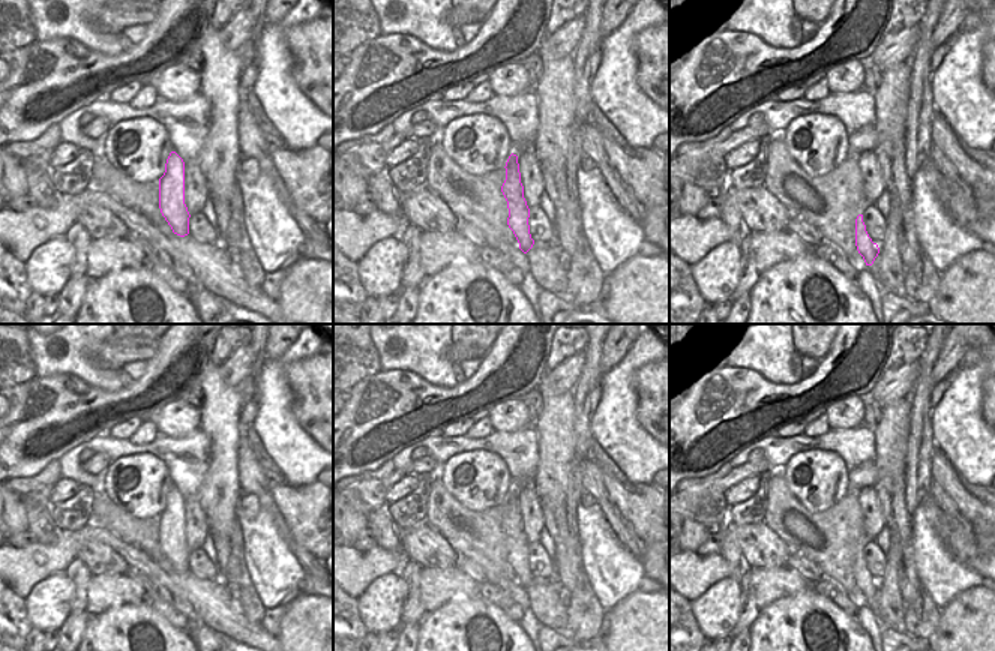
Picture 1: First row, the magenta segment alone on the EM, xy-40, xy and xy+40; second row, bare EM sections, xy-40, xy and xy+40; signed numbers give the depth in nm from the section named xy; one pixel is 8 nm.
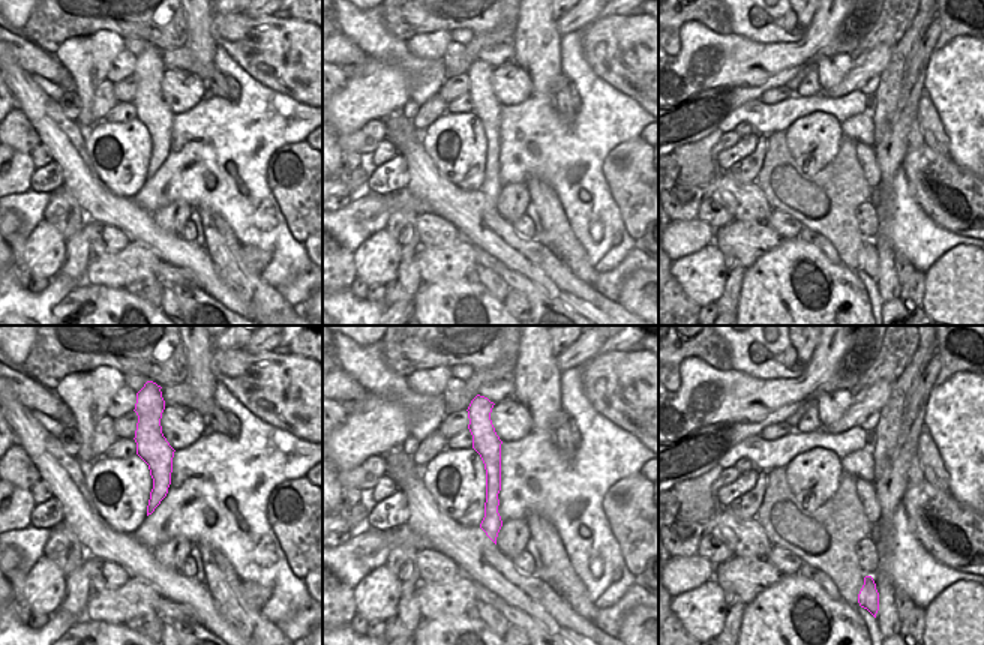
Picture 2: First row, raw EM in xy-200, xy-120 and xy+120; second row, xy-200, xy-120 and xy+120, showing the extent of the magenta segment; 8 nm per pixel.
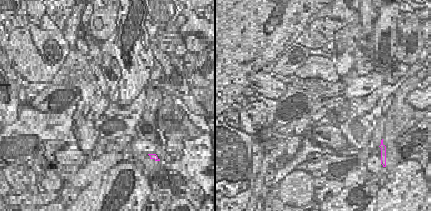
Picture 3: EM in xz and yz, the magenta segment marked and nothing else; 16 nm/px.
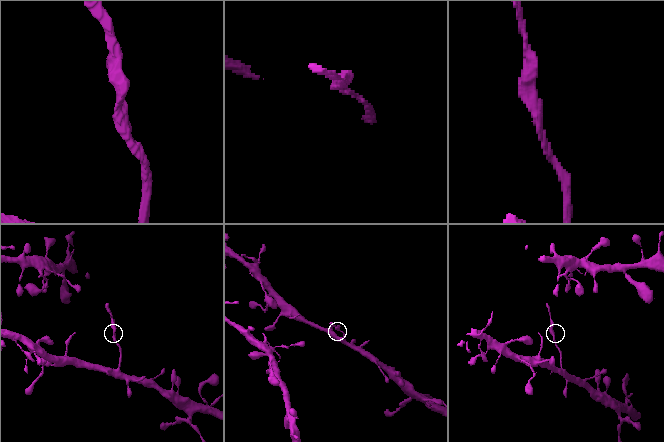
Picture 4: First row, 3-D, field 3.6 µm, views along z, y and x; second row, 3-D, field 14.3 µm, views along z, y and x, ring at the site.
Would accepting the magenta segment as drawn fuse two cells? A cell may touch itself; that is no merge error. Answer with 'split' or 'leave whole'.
split

